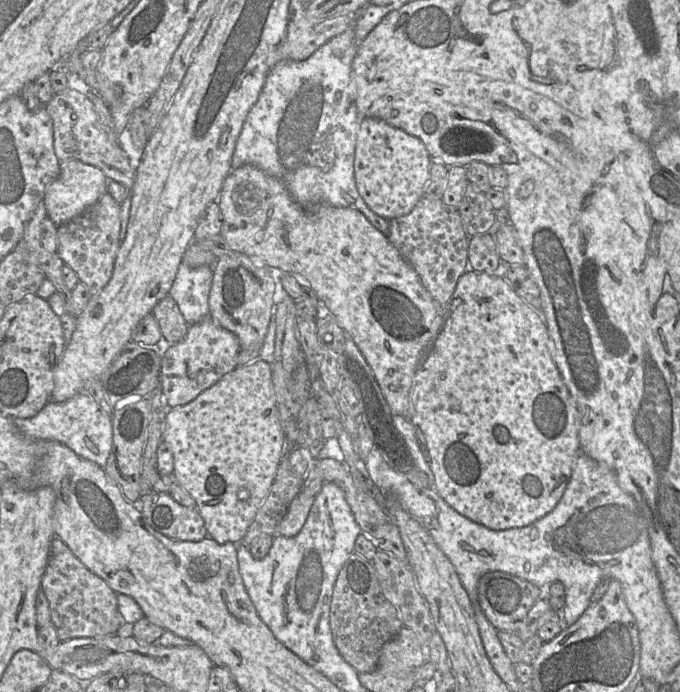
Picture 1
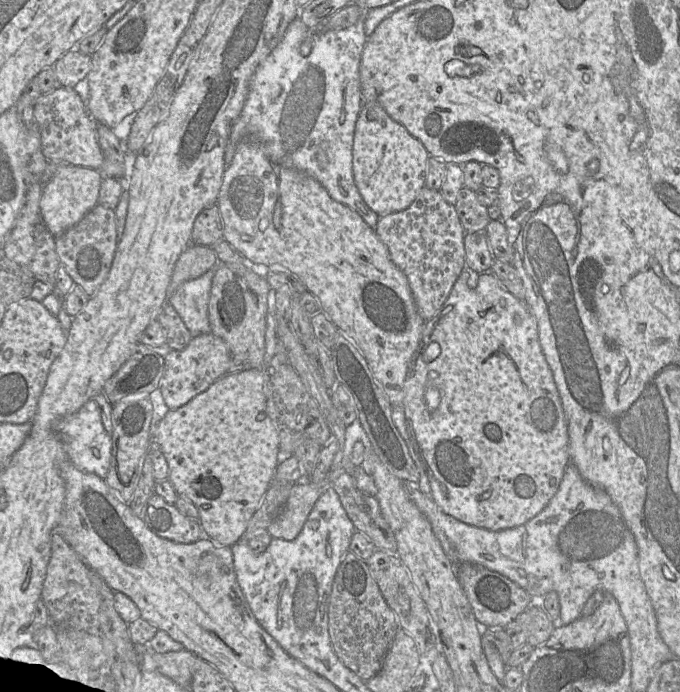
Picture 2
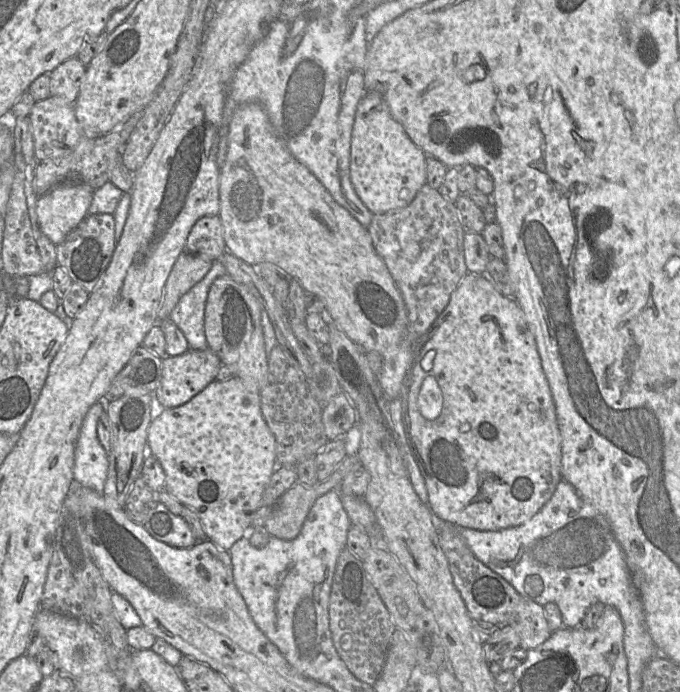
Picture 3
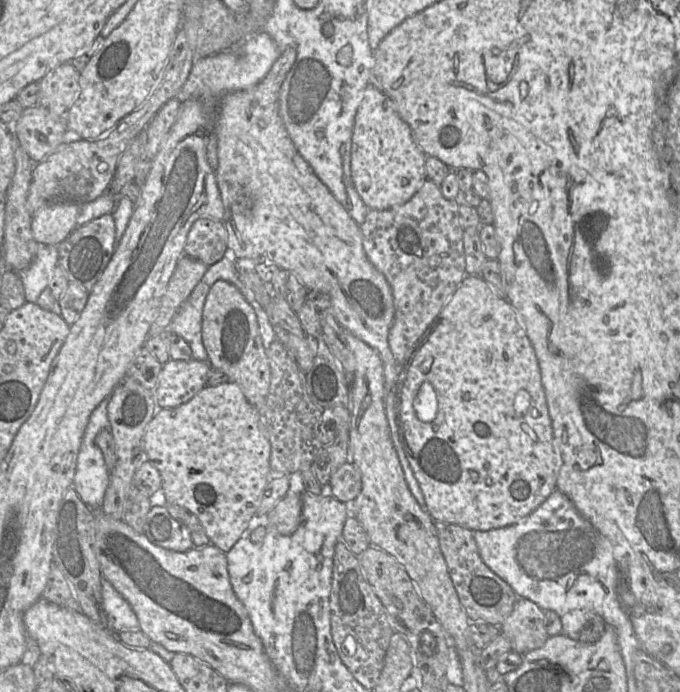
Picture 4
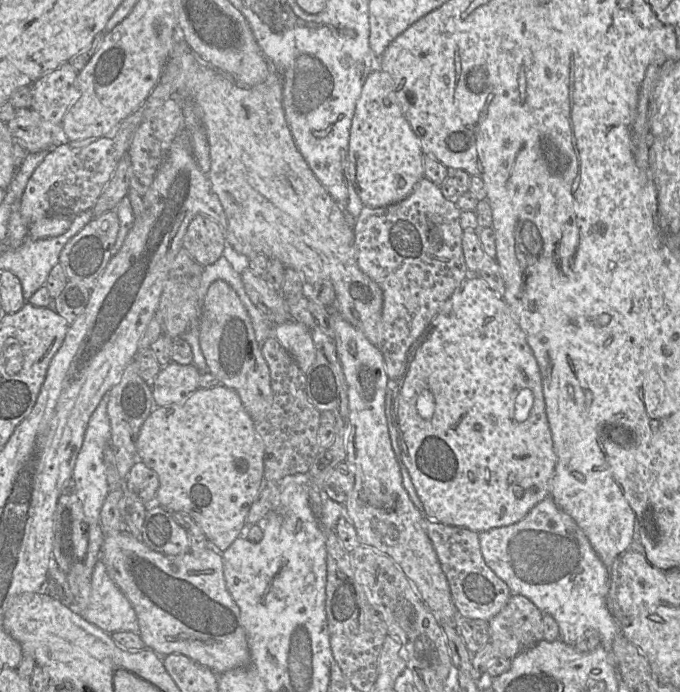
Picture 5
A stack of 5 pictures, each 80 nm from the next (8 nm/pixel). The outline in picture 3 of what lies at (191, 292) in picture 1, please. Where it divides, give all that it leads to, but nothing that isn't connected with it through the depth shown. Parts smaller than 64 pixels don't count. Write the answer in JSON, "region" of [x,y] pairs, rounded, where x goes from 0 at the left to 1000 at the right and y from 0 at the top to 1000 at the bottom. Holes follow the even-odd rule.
{"region":[[[313,377],[301,400],[271,425],[250,452],[249,460],[266,477],[278,497],[278,504],[303,506],[306,503],[300,452],[307,418],[321,400],[332,397],[329,383]]]}

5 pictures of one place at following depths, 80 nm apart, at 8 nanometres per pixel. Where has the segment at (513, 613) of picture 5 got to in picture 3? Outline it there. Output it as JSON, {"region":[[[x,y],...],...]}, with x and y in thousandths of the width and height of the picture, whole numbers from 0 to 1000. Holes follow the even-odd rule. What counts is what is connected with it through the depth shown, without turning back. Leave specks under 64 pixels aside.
{"region":[[[771,867],[756,897],[763,905],[765,936],[781,939],[799,931],[810,918],[799,876]]]}

